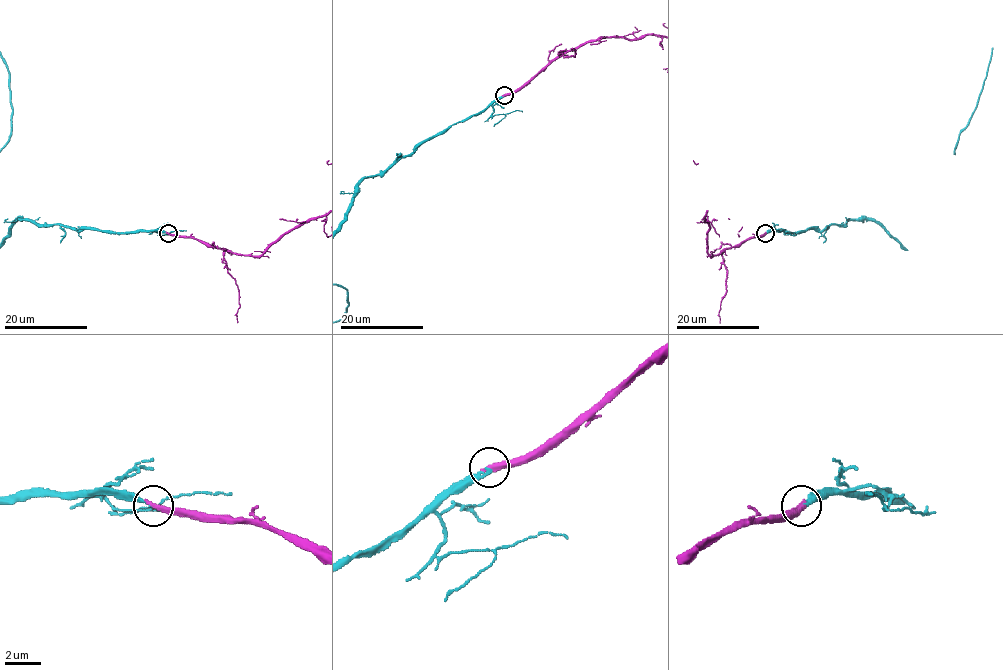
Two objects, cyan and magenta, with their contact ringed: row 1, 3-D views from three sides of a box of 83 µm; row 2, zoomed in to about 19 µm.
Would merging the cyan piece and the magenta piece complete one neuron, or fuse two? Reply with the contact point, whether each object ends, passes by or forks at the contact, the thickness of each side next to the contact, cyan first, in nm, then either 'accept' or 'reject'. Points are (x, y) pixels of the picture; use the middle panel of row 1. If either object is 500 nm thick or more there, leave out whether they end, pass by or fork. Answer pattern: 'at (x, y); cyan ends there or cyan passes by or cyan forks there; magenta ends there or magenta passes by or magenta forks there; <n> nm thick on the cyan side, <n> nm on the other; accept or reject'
at (504, 95); cyan ends there; magenta ends there; 190 nm thick on the cyan side, 320 nm on the other; accept

